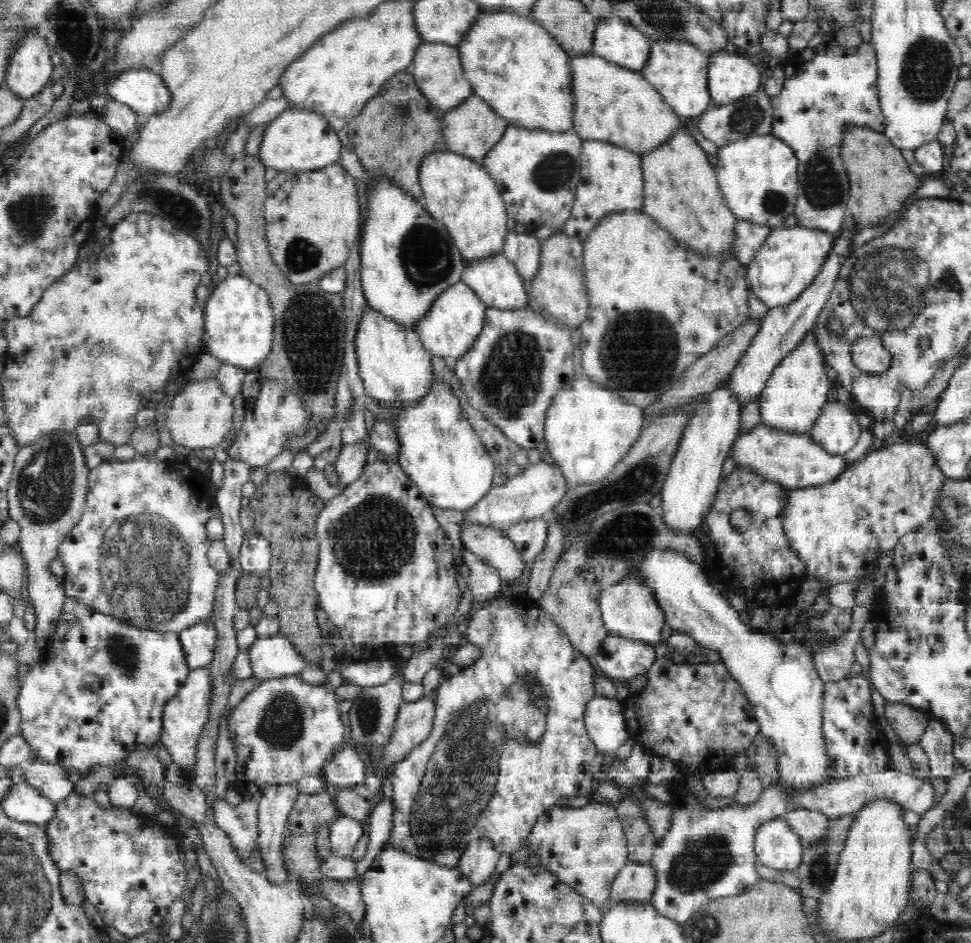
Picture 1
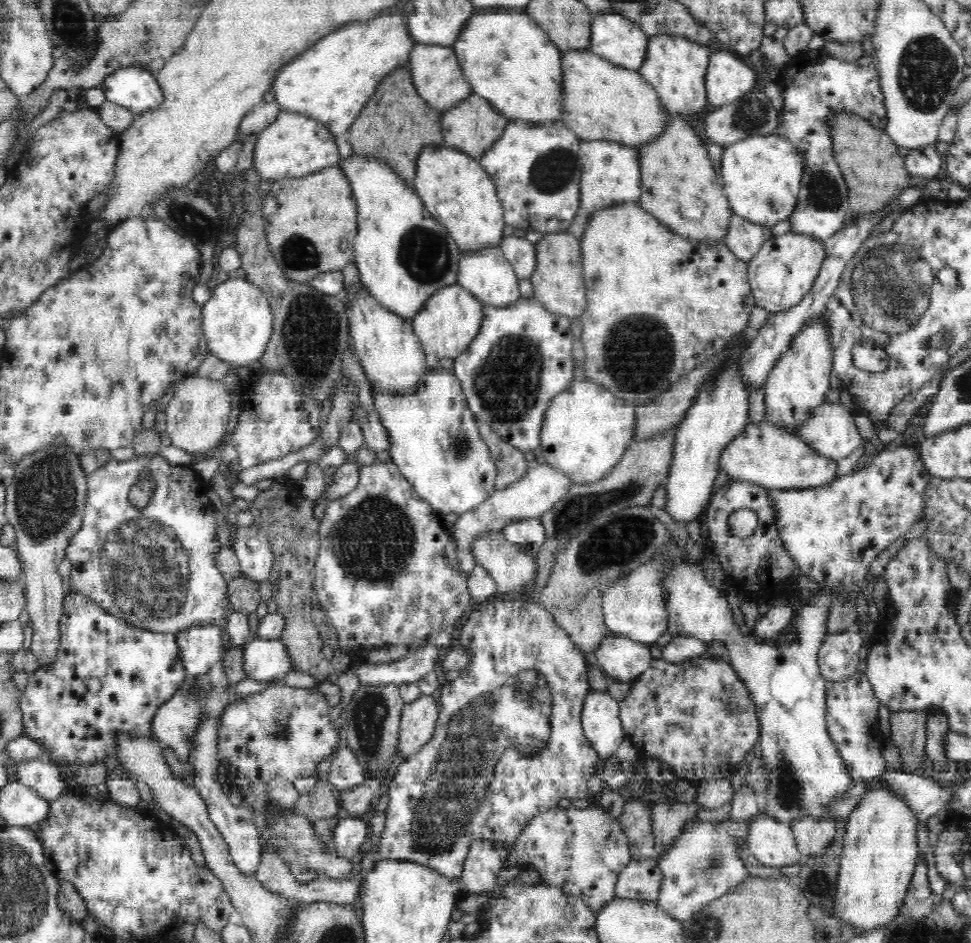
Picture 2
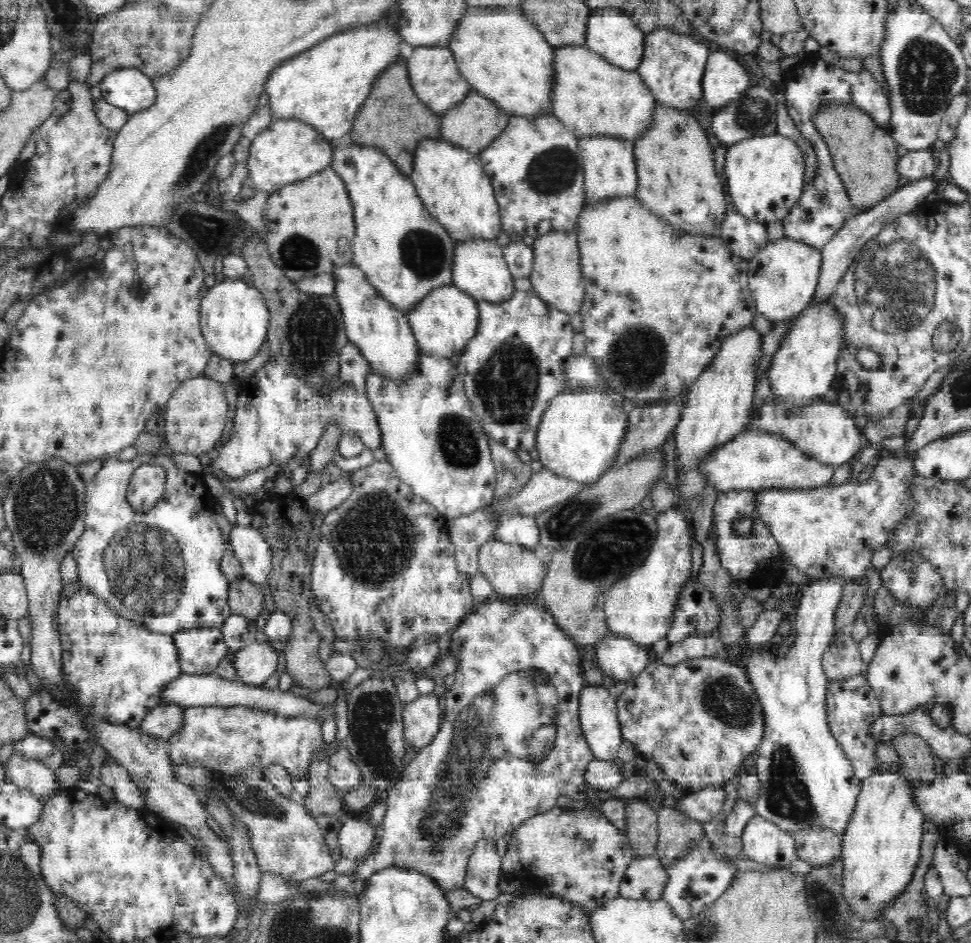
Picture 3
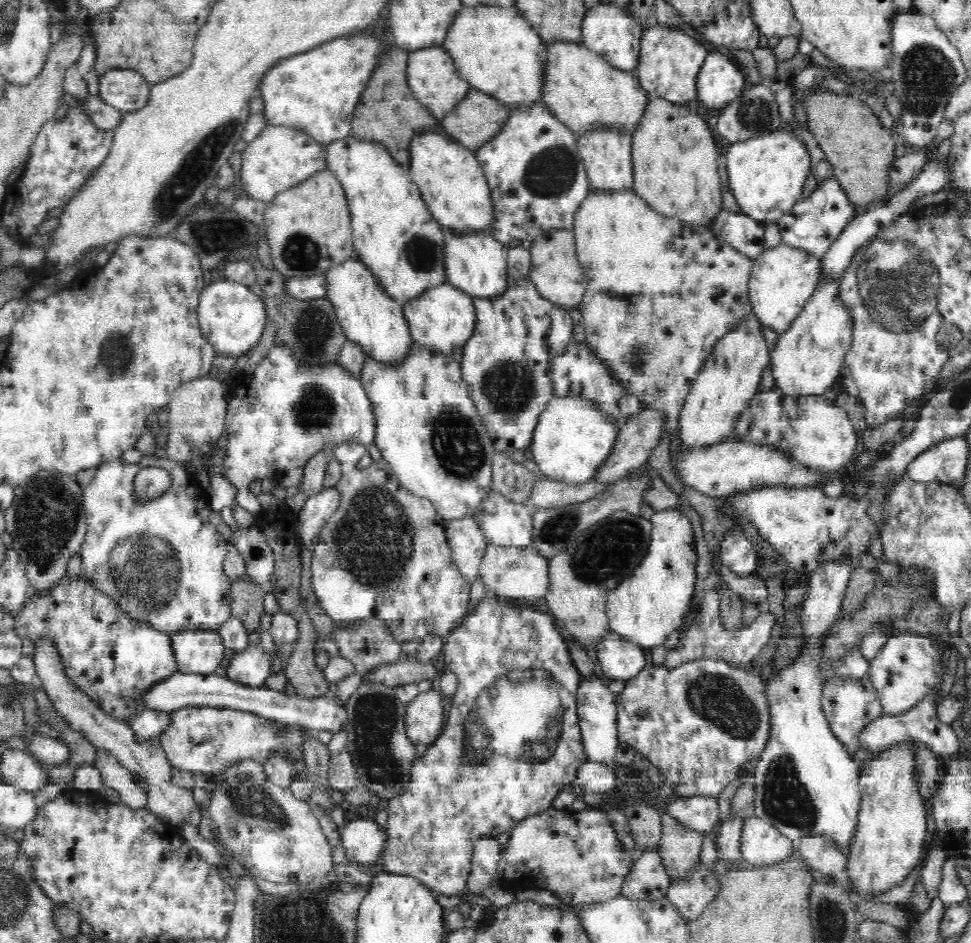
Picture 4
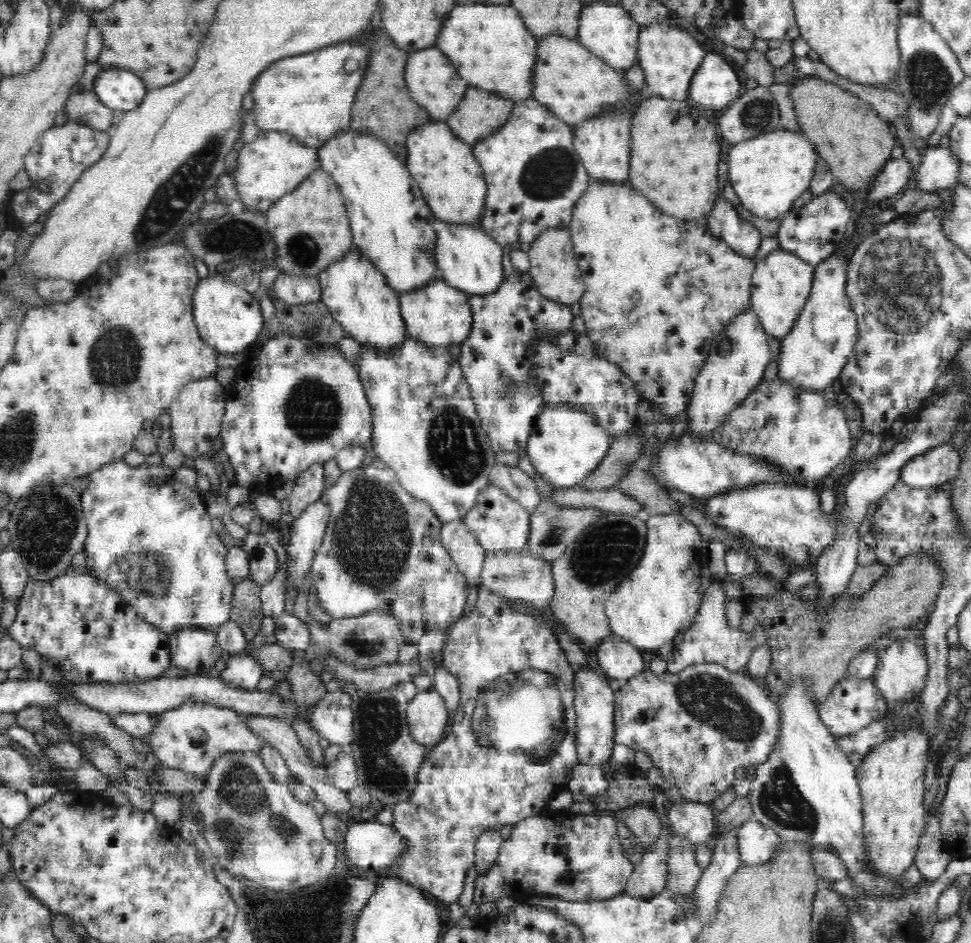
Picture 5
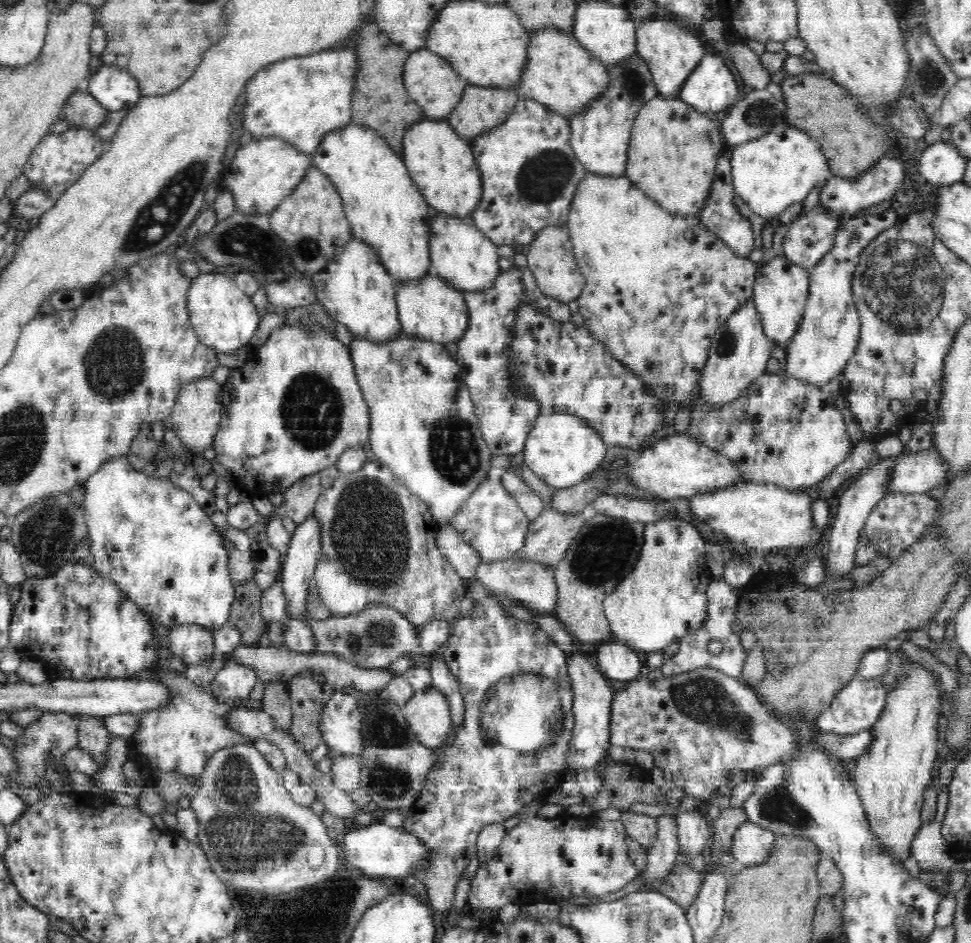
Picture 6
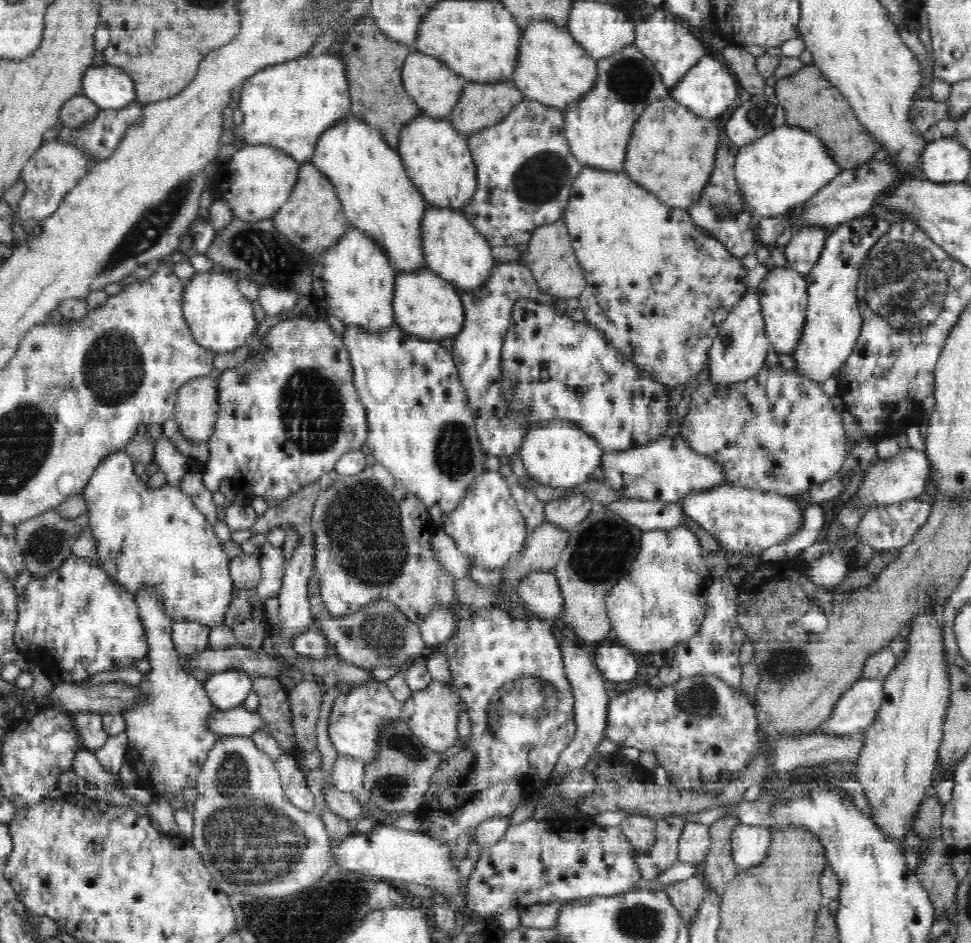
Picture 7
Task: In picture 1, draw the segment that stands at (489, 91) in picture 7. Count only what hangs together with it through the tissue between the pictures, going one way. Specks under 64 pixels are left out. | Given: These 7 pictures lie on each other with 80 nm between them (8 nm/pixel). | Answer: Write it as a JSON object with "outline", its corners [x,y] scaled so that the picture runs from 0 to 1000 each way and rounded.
{"outline":[[[487,100],[478,106],[474,113],[468,115],[457,122],[455,134],[460,160],[496,174],[498,165],[514,151],[524,133],[525,129],[509,119],[498,105]]]}

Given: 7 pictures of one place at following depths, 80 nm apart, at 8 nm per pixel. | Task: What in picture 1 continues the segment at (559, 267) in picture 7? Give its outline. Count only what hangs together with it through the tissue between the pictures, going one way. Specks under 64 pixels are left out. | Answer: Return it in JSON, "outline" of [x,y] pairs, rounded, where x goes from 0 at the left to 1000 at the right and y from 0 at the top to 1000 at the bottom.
{"outline":[[[579,245],[566,249],[558,258],[556,282],[547,296],[547,310],[567,338],[581,344],[588,351],[597,348],[608,329],[601,297],[600,256],[595,251],[582,249]]]}

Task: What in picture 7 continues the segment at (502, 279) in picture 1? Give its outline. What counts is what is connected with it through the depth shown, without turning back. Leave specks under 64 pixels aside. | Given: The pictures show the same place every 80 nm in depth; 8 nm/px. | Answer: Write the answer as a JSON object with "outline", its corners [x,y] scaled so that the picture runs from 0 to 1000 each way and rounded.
{"outline":[[[441,218],[435,235],[437,284],[448,288],[472,308],[484,309],[502,299],[509,286],[507,261],[474,224]]]}

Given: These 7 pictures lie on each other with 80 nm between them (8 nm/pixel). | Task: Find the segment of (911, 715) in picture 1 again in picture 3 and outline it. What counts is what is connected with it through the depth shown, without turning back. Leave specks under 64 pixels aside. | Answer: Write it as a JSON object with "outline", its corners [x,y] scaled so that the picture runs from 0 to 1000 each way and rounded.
{"outline":[[[929,778],[919,785],[926,801],[929,821],[943,832],[959,831],[968,821],[968,808],[946,778]]]}

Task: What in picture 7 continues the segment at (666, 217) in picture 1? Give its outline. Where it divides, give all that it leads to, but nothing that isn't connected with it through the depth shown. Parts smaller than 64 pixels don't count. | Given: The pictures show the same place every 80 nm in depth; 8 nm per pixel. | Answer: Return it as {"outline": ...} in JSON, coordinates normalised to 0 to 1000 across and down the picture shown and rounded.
{"outline":[[[686,102],[660,119],[652,136],[641,182],[689,220],[706,224],[719,215],[736,177],[742,135]]]}

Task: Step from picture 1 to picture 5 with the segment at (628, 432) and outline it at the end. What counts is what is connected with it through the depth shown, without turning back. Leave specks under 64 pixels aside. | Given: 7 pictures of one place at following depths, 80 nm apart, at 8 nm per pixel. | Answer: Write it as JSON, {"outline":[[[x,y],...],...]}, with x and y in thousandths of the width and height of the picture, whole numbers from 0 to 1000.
{"outline":[[[584,426],[564,428],[551,445],[541,478],[562,514],[585,517],[599,512],[613,499],[629,475],[628,466],[610,438]]]}

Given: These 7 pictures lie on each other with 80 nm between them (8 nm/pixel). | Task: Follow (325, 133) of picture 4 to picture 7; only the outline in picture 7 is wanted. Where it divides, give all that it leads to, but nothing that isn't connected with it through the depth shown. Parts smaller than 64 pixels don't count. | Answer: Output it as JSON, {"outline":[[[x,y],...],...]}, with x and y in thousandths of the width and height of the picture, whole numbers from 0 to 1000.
{"outline":[[[321,57],[315,62],[307,60],[271,72],[252,85],[249,89],[247,106],[242,115],[249,118],[250,128],[240,134],[243,147],[255,153],[282,153],[283,157],[291,158],[308,172],[319,172],[322,166],[329,144],[337,136],[344,135],[352,126],[361,121],[361,102],[357,88],[357,72],[353,64],[338,57]]]}

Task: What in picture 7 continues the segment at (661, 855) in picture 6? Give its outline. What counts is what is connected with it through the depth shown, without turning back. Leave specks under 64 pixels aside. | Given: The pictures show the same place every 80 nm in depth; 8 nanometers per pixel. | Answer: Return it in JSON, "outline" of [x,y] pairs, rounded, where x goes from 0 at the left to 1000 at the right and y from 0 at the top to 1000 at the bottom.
{"outline":[[[694,863],[676,870],[675,874],[675,893],[667,909],[682,926],[698,912],[699,893],[705,878],[706,867],[704,864]]]}

